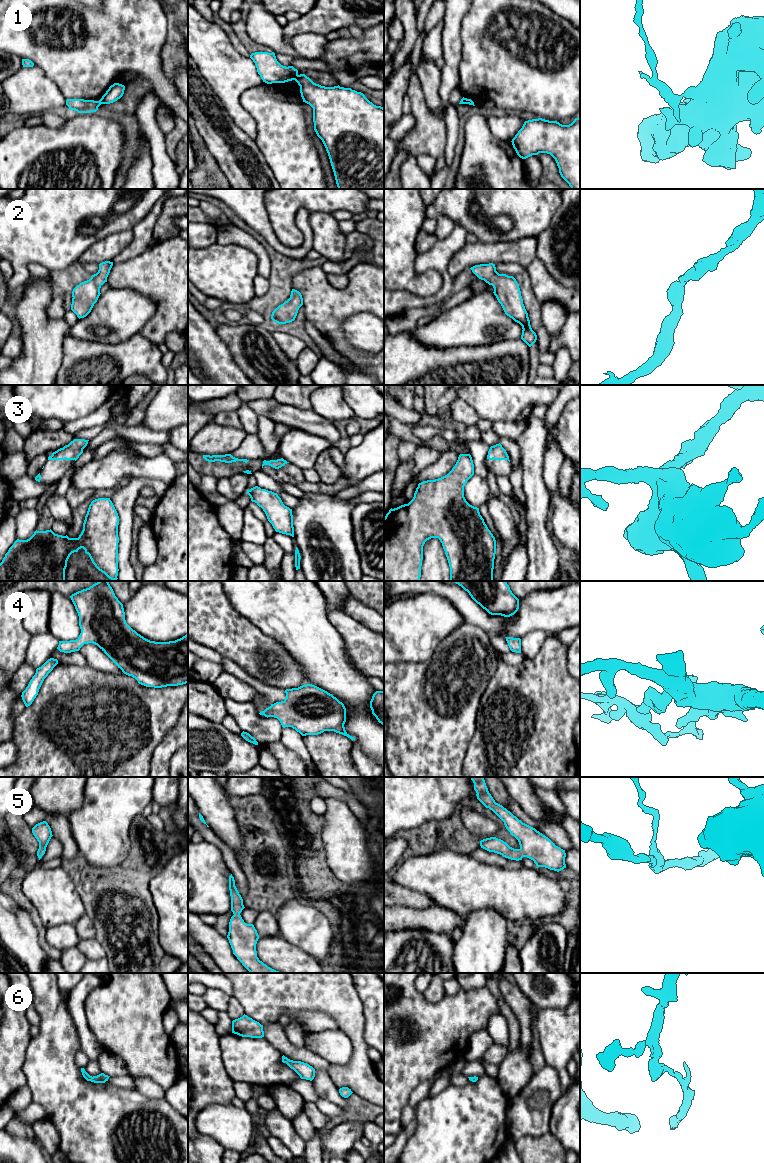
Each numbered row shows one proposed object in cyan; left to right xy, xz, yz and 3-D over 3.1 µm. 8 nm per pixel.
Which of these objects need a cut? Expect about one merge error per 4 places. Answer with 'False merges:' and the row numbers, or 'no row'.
False merges: 1

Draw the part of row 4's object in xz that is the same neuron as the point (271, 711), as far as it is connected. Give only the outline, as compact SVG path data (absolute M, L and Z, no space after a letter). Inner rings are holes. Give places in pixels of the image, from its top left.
M312 684L286 689L285 693L283 701L271 704L259 714L277 718L283 728L292 727L302 736L334 731L355 740L344 727L346 708L332 694Z

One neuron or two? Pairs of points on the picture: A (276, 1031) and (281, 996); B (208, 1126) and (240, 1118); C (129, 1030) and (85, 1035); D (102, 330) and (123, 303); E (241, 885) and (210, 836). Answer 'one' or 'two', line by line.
A: two
B: one
C: two
D: one
E: one

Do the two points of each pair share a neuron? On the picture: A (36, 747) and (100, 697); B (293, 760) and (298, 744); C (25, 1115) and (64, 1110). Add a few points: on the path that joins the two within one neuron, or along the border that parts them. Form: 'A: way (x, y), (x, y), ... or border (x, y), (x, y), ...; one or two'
A: way (58, 750), (68, 744), (78, 734), (80, 710); one
B: border (280, 740), (306, 766); two
C: border (32, 1101), (39, 1104), (47, 1116); two

